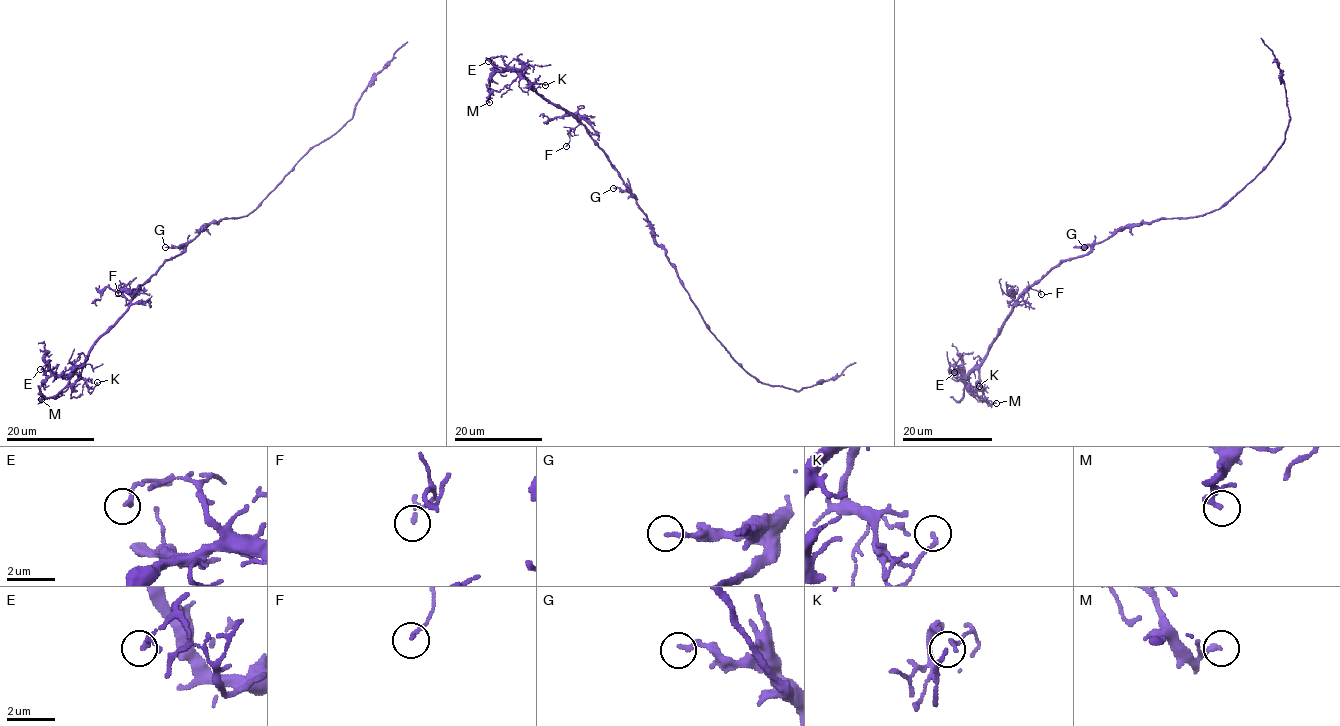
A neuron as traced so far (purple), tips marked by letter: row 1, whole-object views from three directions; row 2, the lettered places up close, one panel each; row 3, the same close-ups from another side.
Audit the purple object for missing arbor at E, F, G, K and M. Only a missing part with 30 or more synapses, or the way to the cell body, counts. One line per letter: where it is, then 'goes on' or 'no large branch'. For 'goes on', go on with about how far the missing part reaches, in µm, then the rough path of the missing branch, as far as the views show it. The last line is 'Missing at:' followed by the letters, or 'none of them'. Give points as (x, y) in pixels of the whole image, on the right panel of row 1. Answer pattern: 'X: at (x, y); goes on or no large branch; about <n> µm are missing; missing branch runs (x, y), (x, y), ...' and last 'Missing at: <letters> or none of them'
E: at (954, 372); no large branch
F: at (1041, 294); no large branch
G: at (1084, 247); no large branch
K: at (979, 386); no large branch
M: at (996, 403); no large branch
Missing at: none of them

